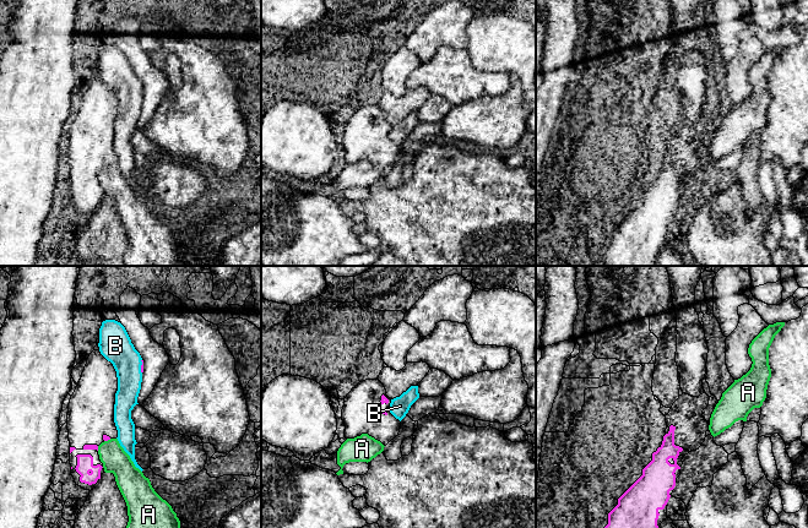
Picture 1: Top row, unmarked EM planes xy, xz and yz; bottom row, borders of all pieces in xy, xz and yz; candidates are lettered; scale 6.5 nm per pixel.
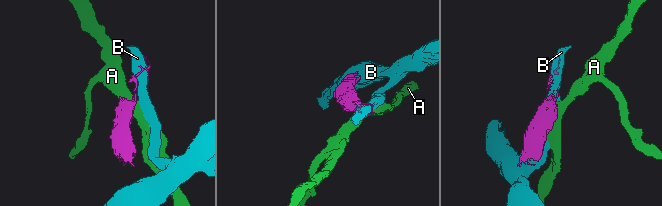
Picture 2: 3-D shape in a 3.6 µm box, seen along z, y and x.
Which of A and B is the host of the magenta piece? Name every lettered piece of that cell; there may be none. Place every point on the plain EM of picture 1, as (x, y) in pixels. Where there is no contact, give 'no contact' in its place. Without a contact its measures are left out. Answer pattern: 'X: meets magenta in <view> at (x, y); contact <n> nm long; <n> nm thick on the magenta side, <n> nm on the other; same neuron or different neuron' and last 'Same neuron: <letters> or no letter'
A: meets magenta in xy at (107, 165); contact 50 nm long; 40 nm thick on the magenta side, 170 nm on the other; different neuron
B: meets magenta in xy at (141, 92); contact 100 nm long; 20 nm thick on the magenta side, 220 nm on the other; different neuron
Same neuron: no letter

